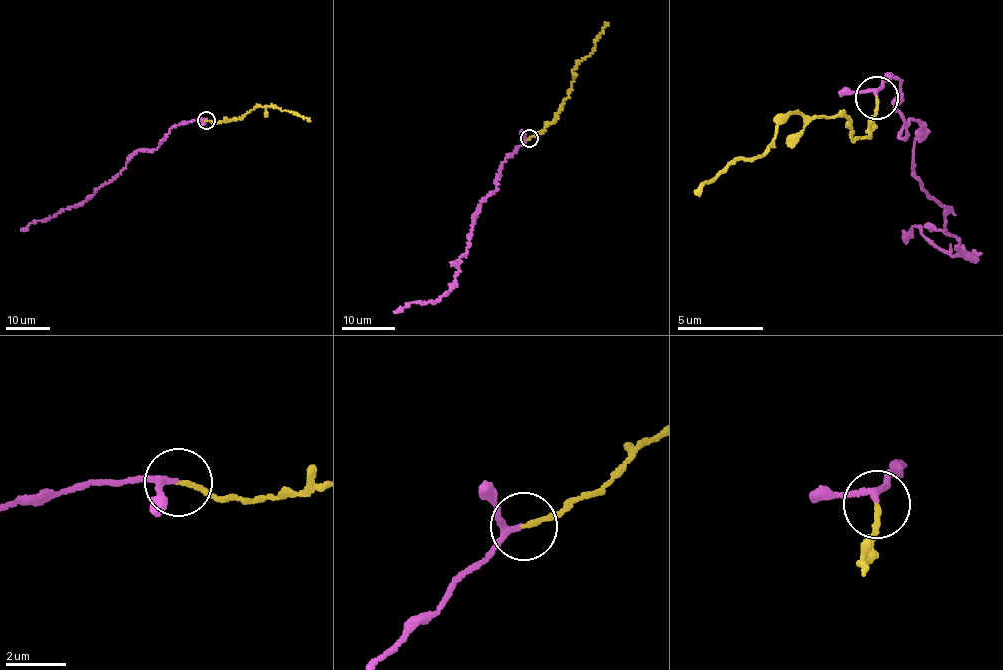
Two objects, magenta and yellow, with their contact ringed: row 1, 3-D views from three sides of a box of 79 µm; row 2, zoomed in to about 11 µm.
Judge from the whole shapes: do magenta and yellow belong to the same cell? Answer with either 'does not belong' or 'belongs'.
belongs

